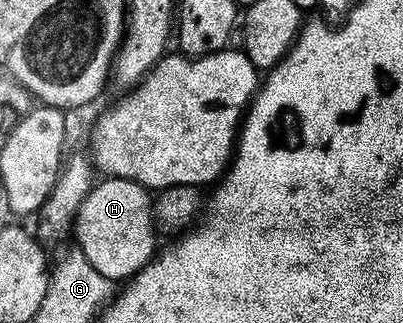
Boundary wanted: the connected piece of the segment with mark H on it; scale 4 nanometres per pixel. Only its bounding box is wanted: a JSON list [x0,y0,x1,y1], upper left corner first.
[78,177,158,280]

